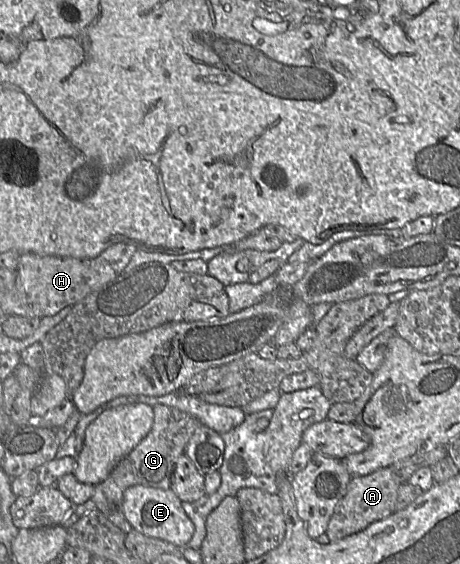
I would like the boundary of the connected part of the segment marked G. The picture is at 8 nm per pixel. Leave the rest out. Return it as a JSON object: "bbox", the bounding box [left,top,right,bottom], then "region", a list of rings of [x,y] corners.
{"bbox":[91,404,201,533],"region":[[[157,404],[153,406],[153,411],[154,422],[150,432],[116,465],[104,481],[95,486],[91,498],[96,509],[125,533],[134,530],[124,515],[125,490],[134,485],[169,489],[177,460],[184,455],[190,438],[201,425],[198,419],[174,407]]]}

